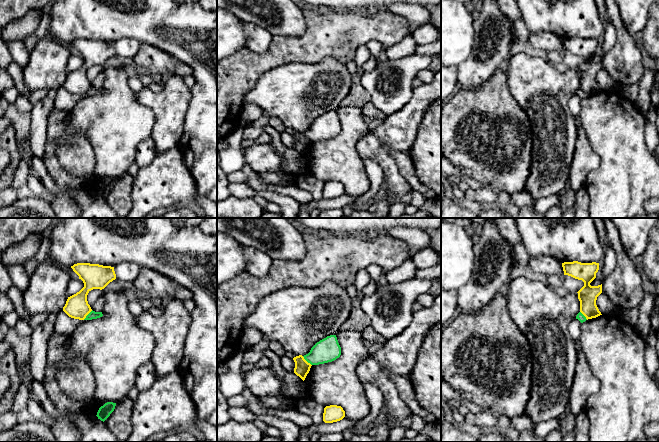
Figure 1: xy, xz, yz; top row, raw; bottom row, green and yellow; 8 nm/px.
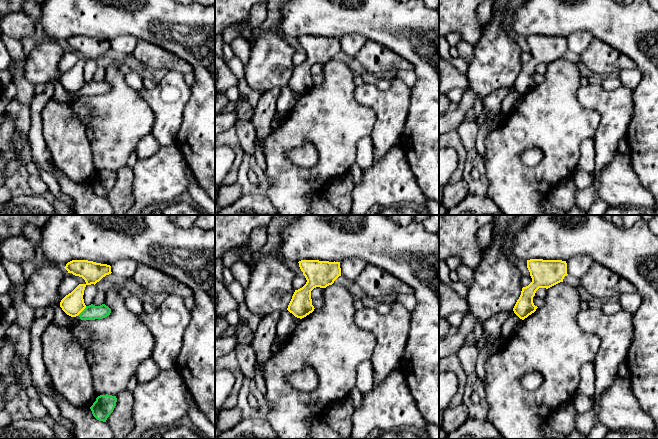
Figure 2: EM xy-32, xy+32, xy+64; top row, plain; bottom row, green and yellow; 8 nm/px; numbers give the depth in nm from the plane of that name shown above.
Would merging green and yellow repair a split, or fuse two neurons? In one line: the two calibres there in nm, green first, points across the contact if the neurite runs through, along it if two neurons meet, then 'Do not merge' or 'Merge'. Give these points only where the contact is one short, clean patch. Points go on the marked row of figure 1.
Thickness 190 nm (green) against 120 nm. Boundary: xz (302, 356), (311, 365). Do not merge

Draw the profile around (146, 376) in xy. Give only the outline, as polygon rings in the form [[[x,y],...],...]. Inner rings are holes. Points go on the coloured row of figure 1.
[[[150,361],[146,362],[137,370],[135,386],[139,392],[142,392],[152,386],[157,378],[154,365]]]

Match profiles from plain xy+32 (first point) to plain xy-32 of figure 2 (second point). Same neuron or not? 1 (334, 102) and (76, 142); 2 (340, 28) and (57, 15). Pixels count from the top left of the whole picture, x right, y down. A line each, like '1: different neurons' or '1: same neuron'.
1: different neurons
2: same neuron

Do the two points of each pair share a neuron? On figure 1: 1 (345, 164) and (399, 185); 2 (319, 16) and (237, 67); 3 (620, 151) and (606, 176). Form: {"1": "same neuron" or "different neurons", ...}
{"1": "different neurons", "2": "same neuron", "3": "same neuron"}

